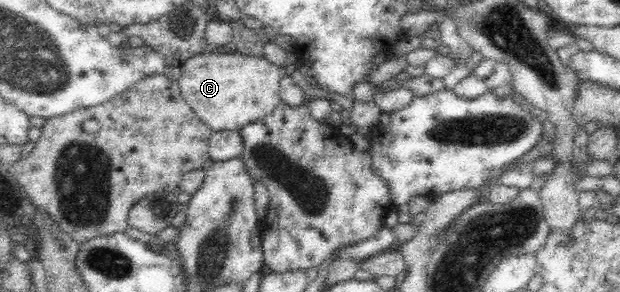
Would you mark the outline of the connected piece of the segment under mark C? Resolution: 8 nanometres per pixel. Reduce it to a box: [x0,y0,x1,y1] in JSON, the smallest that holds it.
[177,50,284,131]

